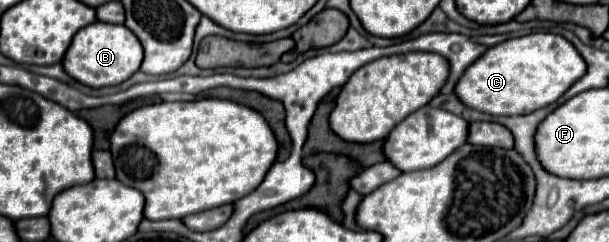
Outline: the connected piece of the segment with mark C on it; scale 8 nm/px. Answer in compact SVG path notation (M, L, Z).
M537 32L521 38L509 38L501 44L491 46L489 54L483 54L481 58L477 58L477 62L473 62L473 66L469 66L469 70L465 70L465 74L461 76L461 82L455 88L455 94L467 108L473 108L491 116L529 114L555 102L573 82L577 82L585 74L585 70L587 70L585 60L579 56L579 52L573 48L571 42L567 42L559 34Z

